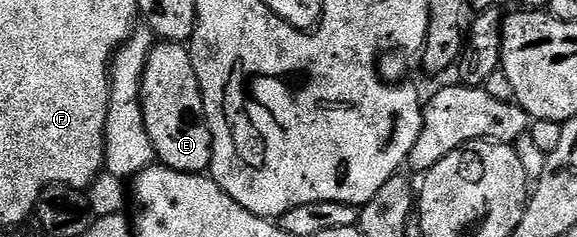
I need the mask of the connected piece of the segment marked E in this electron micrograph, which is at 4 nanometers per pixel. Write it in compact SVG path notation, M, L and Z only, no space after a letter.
M160 41L153 46L142 77L140 100L146 133L150 133L157 160L182 173L207 172L212 166L212 134L208 118L204 116L198 73L194 73L192 57L185 44Z

